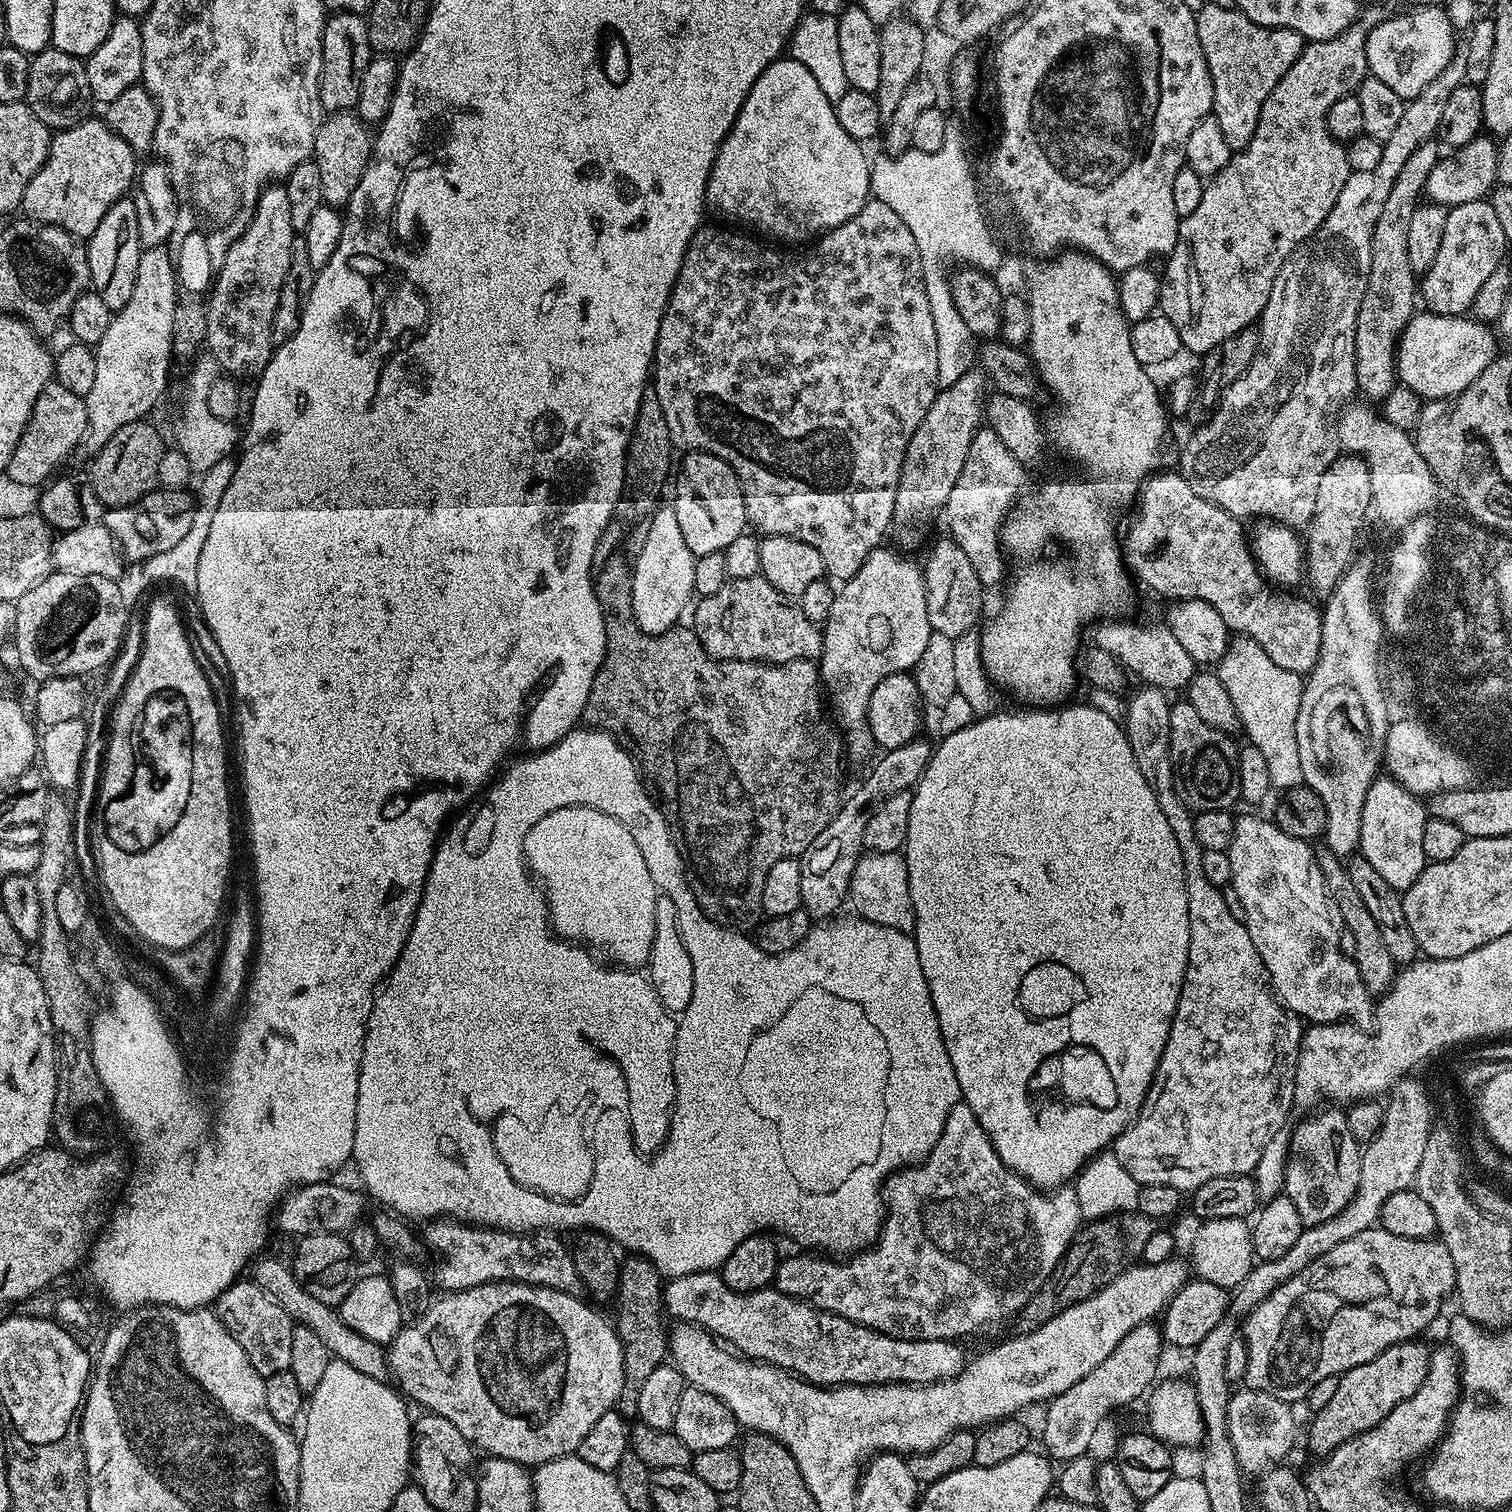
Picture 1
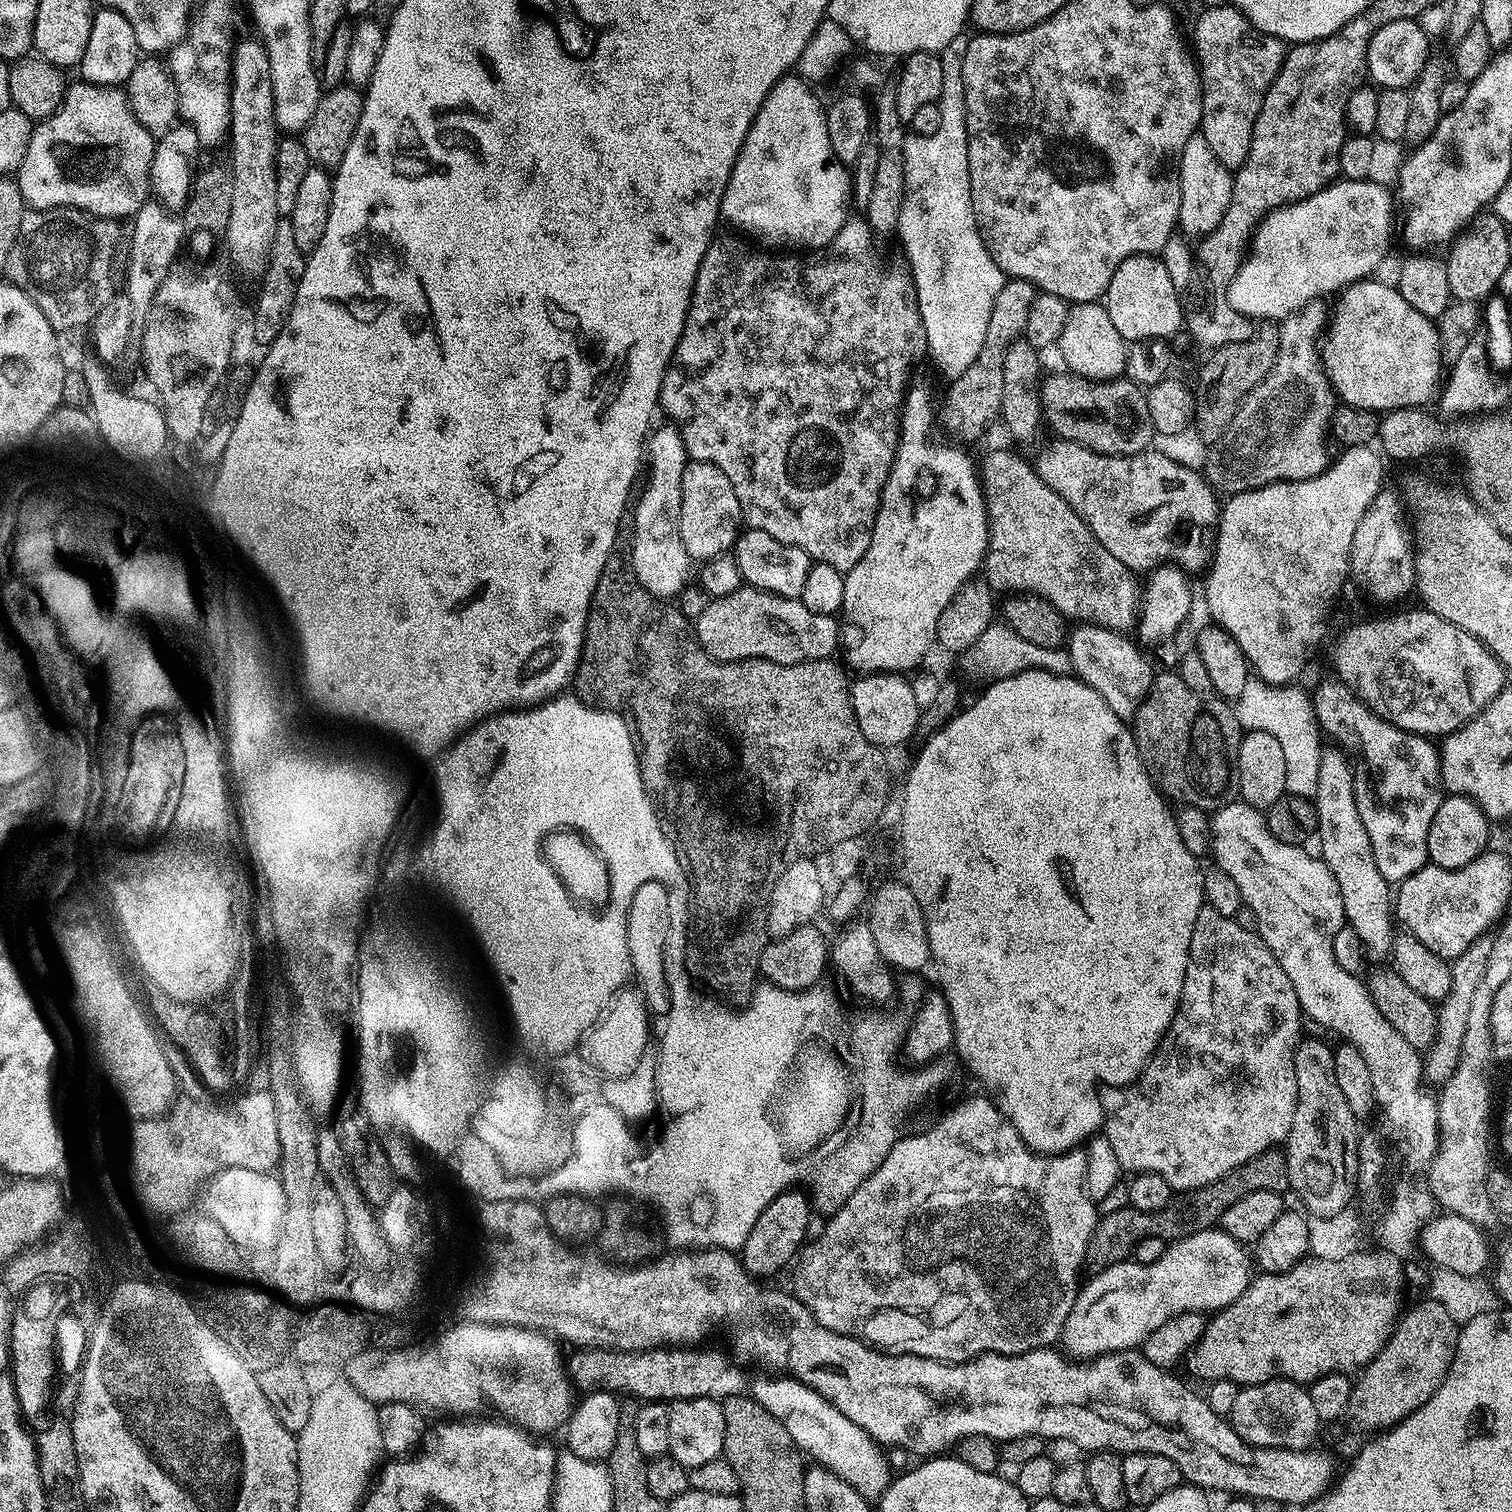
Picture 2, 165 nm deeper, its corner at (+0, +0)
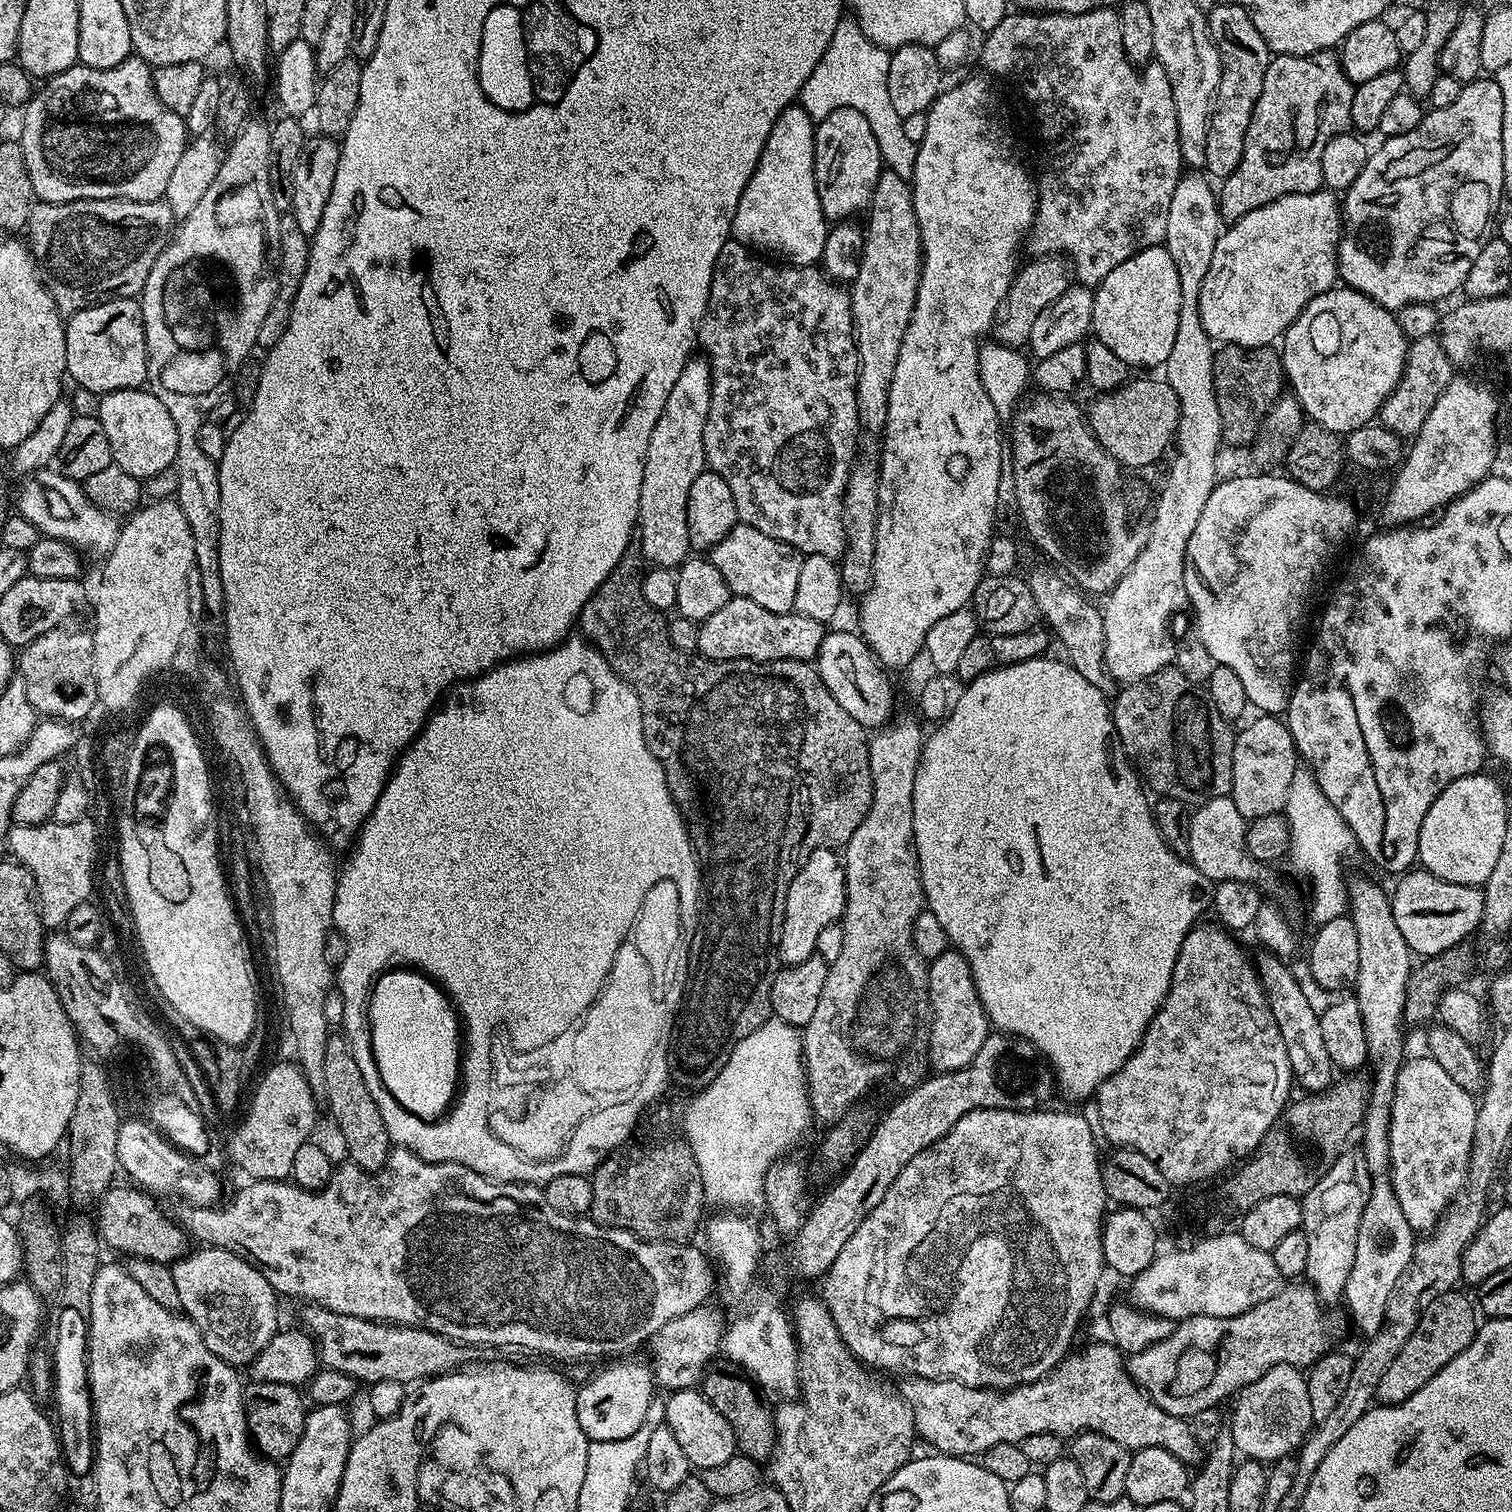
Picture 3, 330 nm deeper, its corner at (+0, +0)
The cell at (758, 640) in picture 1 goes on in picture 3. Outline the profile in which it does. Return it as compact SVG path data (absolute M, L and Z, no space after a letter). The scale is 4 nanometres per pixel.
M732 596L710 618L699 621L696 652L708 660L807 660L815 661L826 635L823 620L806 618L794 610L775 612L750 602L750 598Z

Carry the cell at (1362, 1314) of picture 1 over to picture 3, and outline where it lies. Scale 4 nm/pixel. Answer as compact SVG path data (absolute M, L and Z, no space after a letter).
M1292 1282L1281 1287L1274 1298L1258 1302L1250 1310L1237 1316L1214 1318L1213 1316L1192 1316L1177 1323L1170 1338L1162 1338L1153 1348L1131 1353L1126 1367L1132 1381L1155 1402L1166 1414L1190 1418L1198 1410L1210 1410L1223 1405L1227 1396L1235 1397L1246 1386L1258 1382L1274 1366L1289 1364L1301 1370L1307 1369L1333 1351L1332 1320L1327 1316L1325 1305L1320 1303L1312 1285L1307 1282Z

